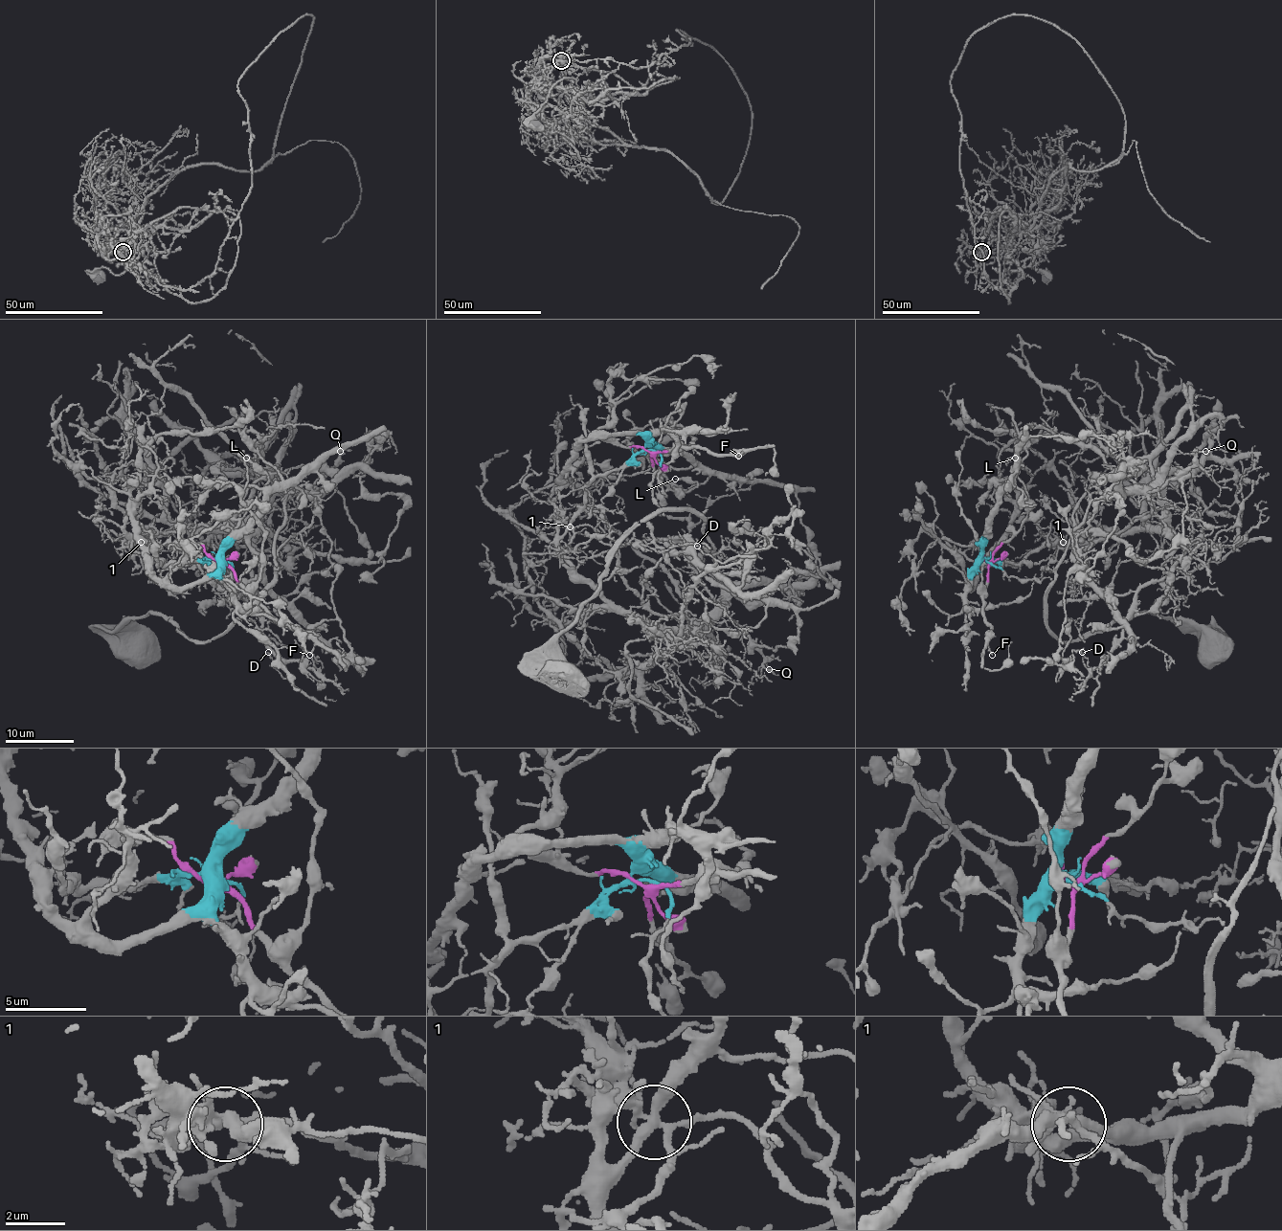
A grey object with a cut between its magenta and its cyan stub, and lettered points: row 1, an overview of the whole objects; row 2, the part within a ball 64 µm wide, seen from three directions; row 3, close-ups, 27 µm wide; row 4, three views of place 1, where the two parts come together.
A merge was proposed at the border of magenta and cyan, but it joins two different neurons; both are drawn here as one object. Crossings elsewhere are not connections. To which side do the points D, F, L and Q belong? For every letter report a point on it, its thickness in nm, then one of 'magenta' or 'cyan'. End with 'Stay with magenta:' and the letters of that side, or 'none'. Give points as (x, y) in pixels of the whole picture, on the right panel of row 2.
D: place (1082, 652); calibre 150 nm; cyan
F: place (992, 655); calibre 120 nm; magenta
L: place (1015, 458); calibre 240 nm; magenta
Q: place (1205, 451); calibre 140 nm; cyan
Stay with magenta: F, L

